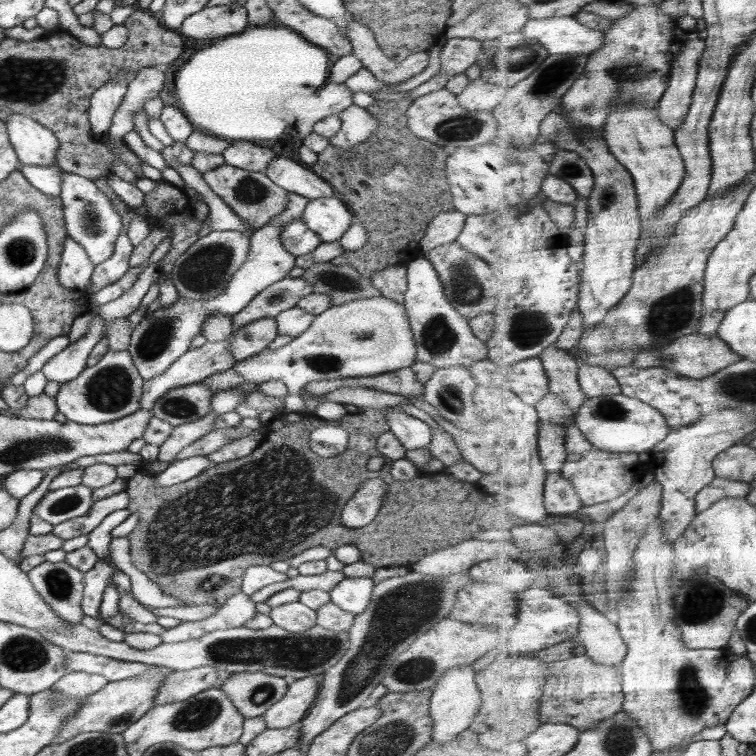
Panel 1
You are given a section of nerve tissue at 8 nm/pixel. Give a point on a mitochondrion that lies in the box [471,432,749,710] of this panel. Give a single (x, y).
(702, 600)

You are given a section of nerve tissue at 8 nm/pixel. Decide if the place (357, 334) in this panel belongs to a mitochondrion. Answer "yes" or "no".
yes

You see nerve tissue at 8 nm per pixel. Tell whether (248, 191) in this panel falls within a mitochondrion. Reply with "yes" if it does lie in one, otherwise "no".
yes

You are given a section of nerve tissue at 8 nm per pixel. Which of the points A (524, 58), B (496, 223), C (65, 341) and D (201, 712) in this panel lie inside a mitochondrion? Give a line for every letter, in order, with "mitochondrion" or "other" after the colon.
A: mitochondrion
B: other
C: other
D: mitochondrion

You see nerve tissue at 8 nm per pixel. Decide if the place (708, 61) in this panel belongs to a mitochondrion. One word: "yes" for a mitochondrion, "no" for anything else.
no

